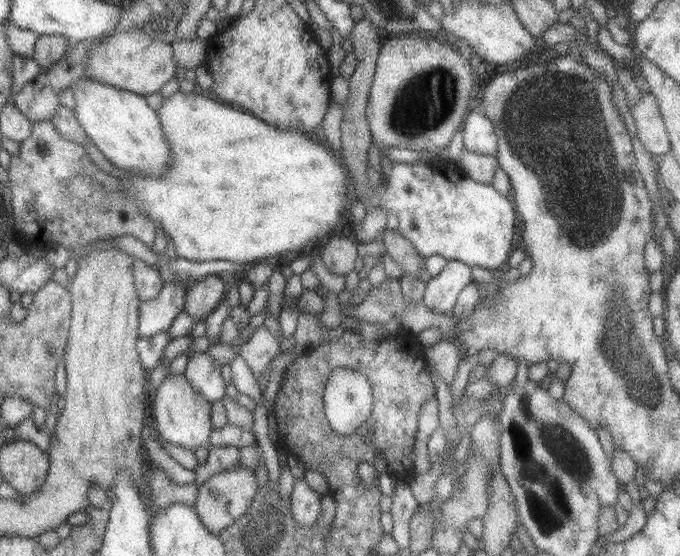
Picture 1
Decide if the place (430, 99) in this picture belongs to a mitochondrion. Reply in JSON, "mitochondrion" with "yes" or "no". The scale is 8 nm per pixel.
{"mitochondrion":"yes"}

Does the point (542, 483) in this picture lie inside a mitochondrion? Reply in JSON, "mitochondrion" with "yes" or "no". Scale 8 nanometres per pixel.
{"mitochondrion":"yes"}

